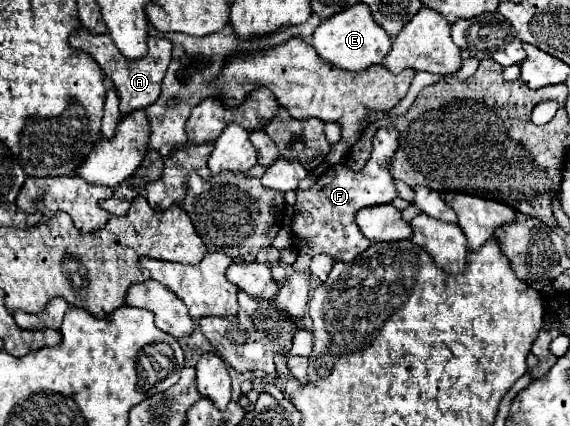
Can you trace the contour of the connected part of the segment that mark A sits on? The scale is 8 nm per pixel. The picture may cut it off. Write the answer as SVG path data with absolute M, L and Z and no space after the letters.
M80 27L76 33L70 35L70 45L74 49L82 49L94 57L94 61L100 65L100 69L114 81L114 87L120 97L120 113L128 115L136 109L142 109L146 105L152 105L160 95L160 83L164 79L164 73L168 69L170 57L172 57L172 43L148 37L148 53L142 59L128 59L124 57L112 43L112 37L108 33L90 33L86 27Z

